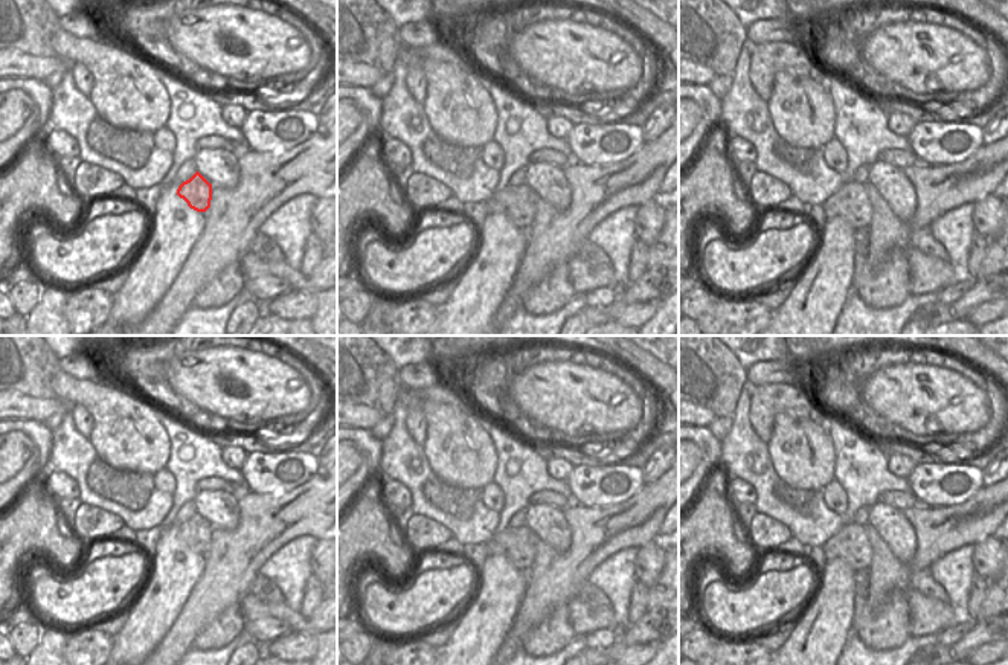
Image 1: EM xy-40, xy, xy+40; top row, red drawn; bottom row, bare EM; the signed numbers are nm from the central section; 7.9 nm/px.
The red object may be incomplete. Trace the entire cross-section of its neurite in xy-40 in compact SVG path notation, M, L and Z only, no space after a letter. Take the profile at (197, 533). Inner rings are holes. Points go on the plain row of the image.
M201 490L194 497L197 514L183 523L177 537L197 554L206 554L210 549L213 529L235 529L241 514L238 499L221 490Z

